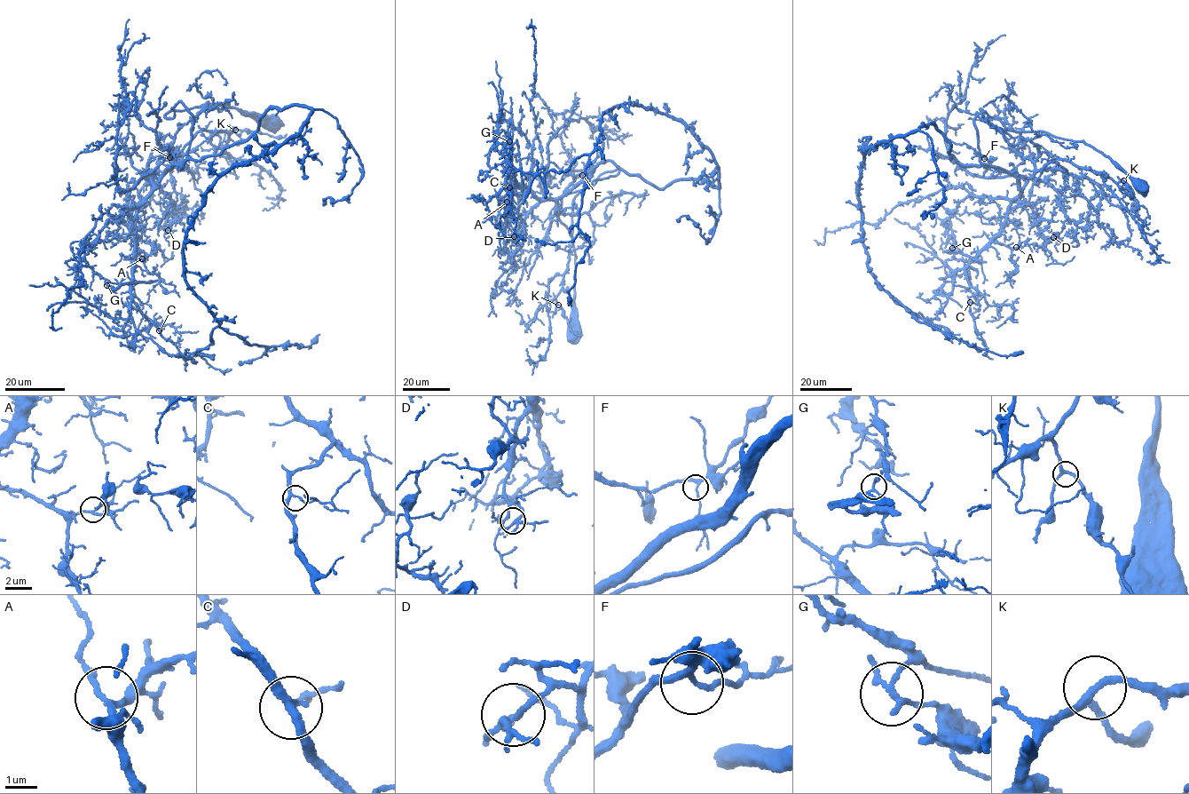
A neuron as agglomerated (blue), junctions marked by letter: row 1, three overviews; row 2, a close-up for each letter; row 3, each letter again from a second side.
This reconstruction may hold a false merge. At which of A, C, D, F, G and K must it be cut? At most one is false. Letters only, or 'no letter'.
G

